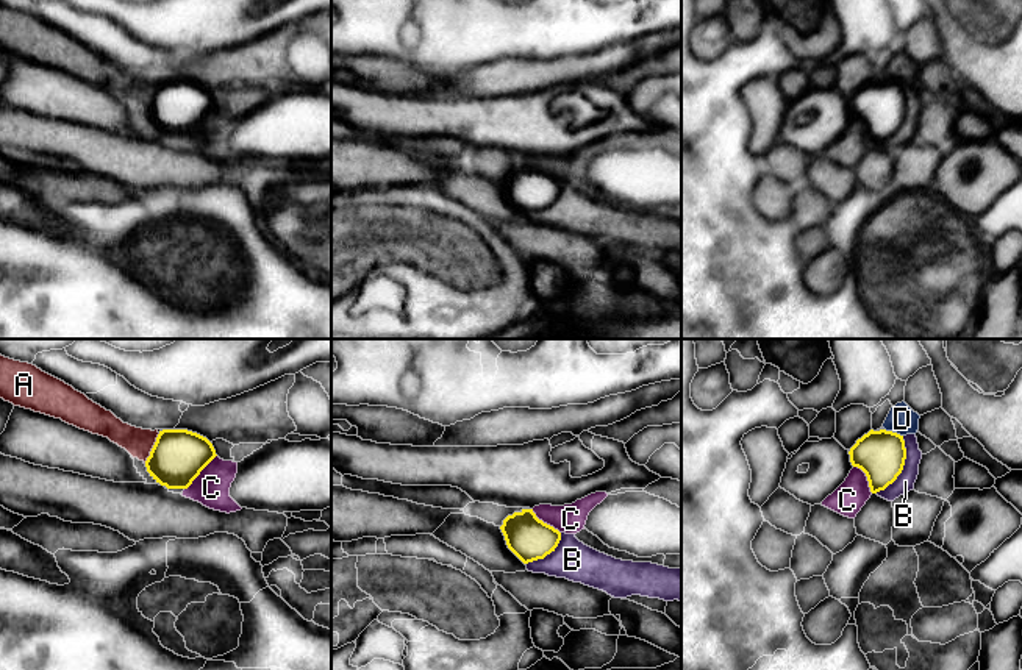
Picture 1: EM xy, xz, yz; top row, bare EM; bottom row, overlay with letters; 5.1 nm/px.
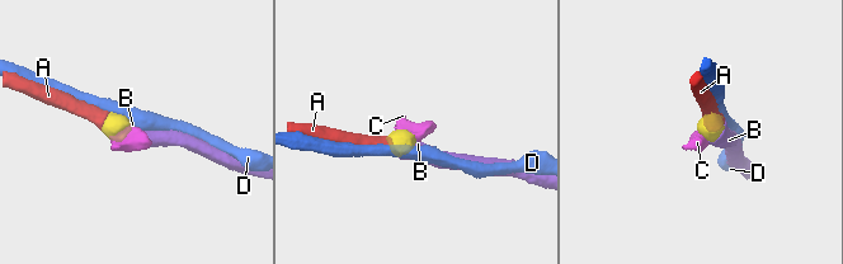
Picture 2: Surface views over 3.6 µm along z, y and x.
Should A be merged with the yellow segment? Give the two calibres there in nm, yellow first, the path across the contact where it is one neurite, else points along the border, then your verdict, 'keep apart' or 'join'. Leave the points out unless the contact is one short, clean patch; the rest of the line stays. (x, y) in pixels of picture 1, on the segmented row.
280 nm thick on the yellow side, 150 nm on the other; runs through xy (177, 458), (152, 449), (138, 442); join

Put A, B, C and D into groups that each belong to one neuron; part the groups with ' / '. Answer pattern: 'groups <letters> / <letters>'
groups A B / C / D

